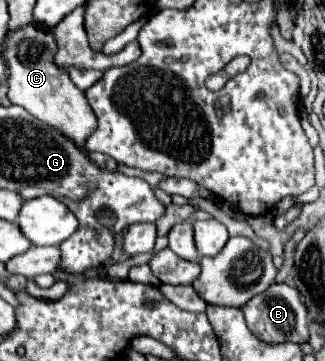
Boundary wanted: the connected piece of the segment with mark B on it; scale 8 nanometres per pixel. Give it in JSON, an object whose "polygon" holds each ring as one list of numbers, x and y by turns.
{"polygon":[[271,284,267,292,253,296,243,308,249,330,263,342,279,344,279,342,307,342,307,308,301,300,297,288,289,284]]}

